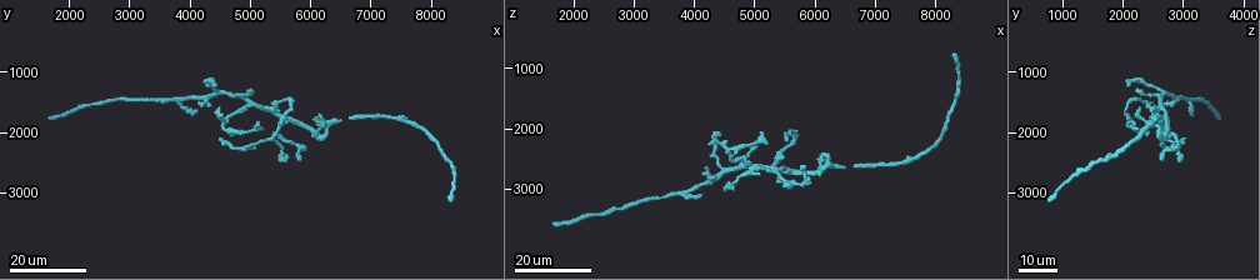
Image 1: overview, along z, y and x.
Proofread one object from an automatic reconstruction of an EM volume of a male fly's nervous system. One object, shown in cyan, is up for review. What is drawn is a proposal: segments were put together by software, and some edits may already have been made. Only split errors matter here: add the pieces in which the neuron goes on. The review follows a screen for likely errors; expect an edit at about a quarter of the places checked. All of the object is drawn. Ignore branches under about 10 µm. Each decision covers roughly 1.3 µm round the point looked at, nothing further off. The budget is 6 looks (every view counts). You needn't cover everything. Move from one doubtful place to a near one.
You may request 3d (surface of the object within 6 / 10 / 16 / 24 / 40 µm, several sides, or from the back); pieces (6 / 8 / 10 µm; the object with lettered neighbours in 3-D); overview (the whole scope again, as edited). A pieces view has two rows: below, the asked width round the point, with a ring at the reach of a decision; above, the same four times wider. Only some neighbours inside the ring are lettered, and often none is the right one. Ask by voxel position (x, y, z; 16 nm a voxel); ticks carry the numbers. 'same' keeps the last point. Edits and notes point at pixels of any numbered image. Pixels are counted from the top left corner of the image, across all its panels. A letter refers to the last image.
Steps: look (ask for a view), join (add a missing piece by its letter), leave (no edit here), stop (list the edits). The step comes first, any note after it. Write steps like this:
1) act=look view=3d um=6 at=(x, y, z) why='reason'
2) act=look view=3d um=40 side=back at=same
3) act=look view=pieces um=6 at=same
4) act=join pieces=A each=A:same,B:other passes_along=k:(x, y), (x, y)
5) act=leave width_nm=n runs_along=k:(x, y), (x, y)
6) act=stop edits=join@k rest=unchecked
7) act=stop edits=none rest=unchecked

act=look view=3d um=24 at=(1650, 1750, 3600)

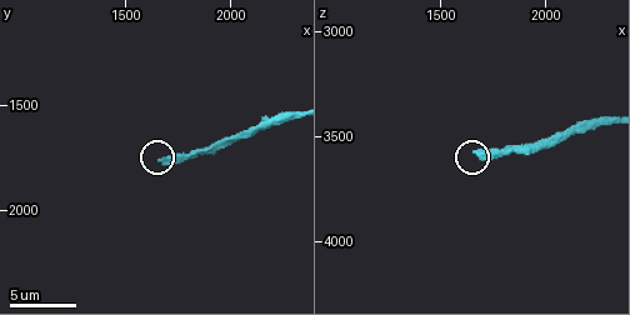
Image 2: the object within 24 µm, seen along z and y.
act=look view=pieces um=6 at=(1660, 1780, 3580)

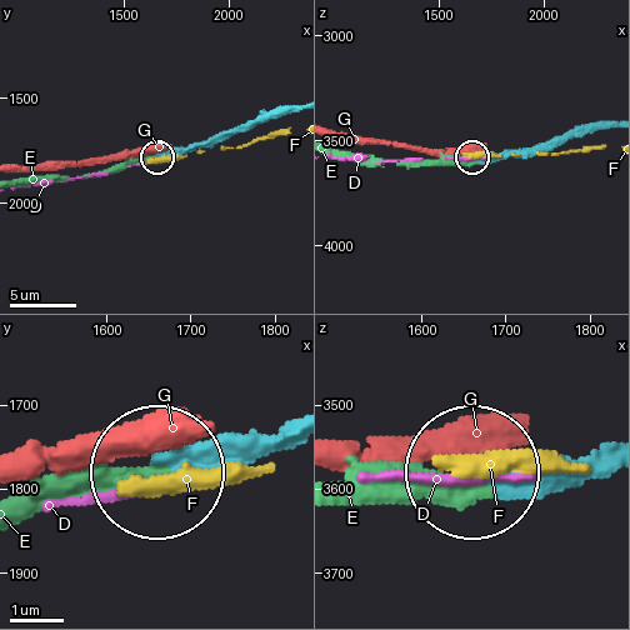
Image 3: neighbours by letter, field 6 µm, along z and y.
act=join pieces=E each=D:other,E:same,F:other,G:other found='it goes on there'

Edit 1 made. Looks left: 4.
act=look view=overview why='redraw'

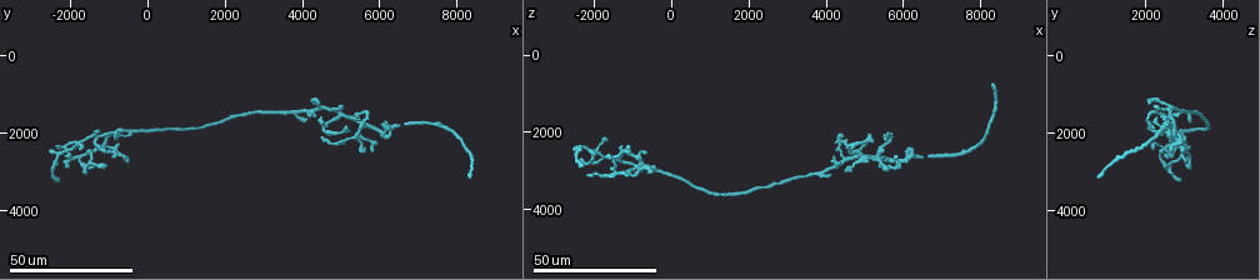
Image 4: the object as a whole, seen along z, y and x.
act=look view=3d um=24 at=(5100, 2250, 2750) why='free end'

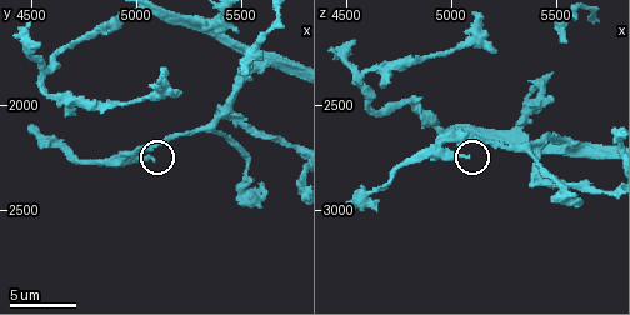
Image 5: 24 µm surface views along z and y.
act=look view=3d um=6 at=(5080, 2260, 2750) why='zoom in'

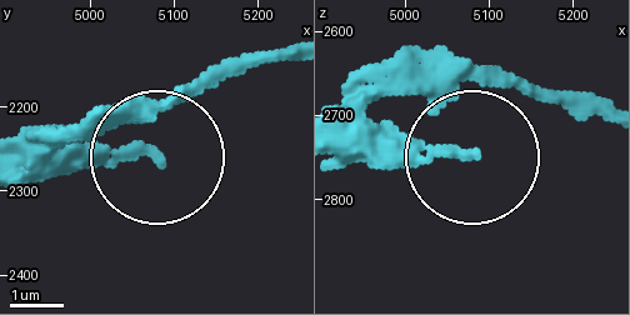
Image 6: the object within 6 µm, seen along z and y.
act=look view=pieces um=6 at=(5080, 2265, 2745)

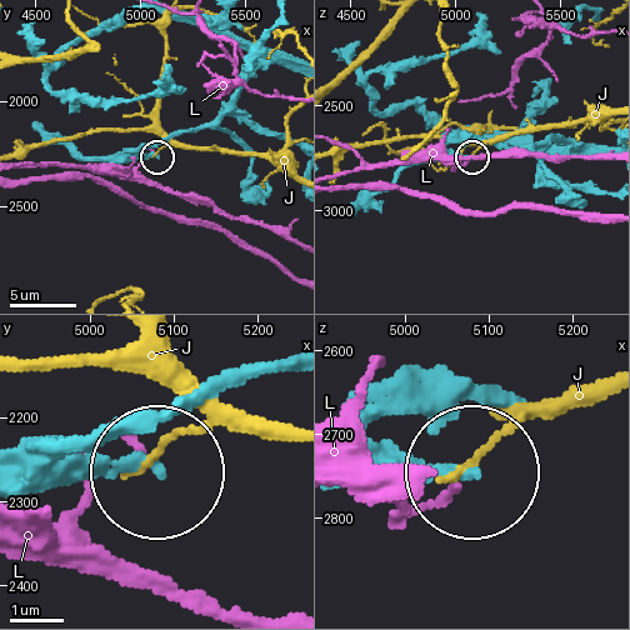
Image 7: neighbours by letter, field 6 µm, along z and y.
act=leave each=J:other,L:other found='none of them fits'

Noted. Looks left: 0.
act=stop edits=join@3 rest=unchecked

